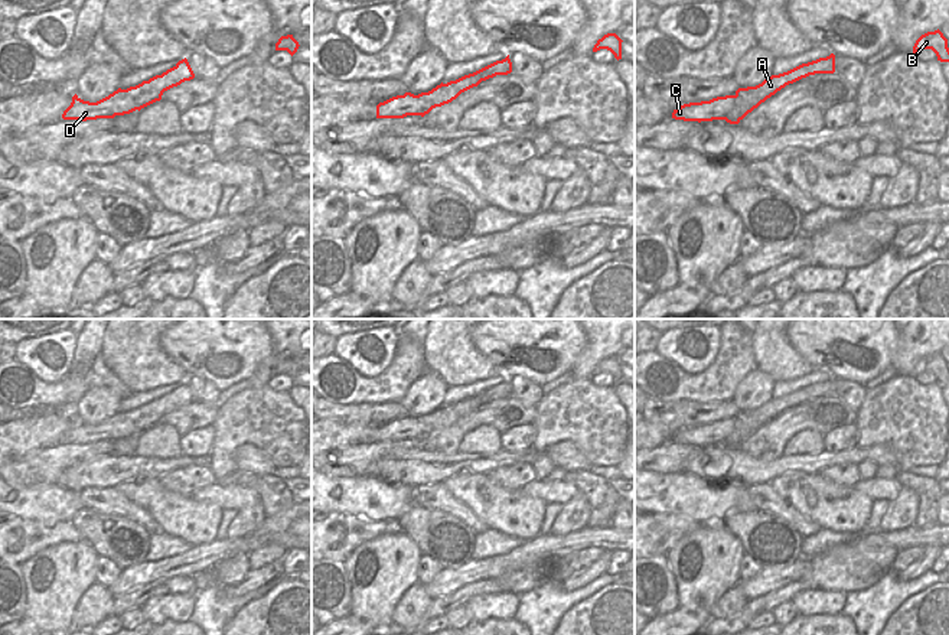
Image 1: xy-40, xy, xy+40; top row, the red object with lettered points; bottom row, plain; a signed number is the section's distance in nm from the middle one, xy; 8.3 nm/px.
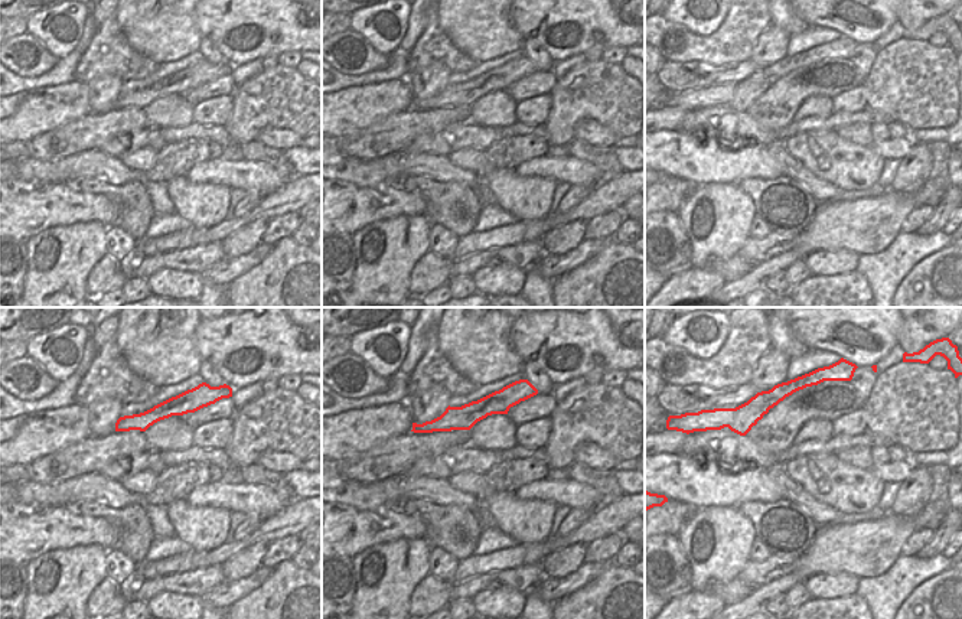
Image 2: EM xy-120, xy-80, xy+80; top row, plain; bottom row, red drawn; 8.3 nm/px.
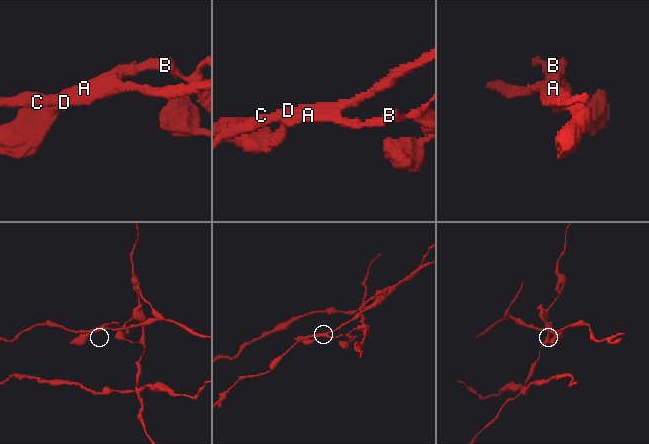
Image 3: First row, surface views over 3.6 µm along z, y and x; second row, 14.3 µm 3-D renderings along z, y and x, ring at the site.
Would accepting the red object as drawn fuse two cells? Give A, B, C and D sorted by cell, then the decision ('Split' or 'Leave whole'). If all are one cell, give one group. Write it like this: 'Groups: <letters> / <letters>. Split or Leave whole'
Groups: A B / C D. Split

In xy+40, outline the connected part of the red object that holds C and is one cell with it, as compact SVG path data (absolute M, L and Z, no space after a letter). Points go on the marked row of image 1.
M736 95L717 97L710 101L689 102L678 107L672 118L684 121L725 120L736 104Z

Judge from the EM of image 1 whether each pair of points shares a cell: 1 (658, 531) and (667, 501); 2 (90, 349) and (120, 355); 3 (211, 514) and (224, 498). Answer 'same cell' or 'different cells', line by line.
1: different cells
2: different cells
3: different cells

